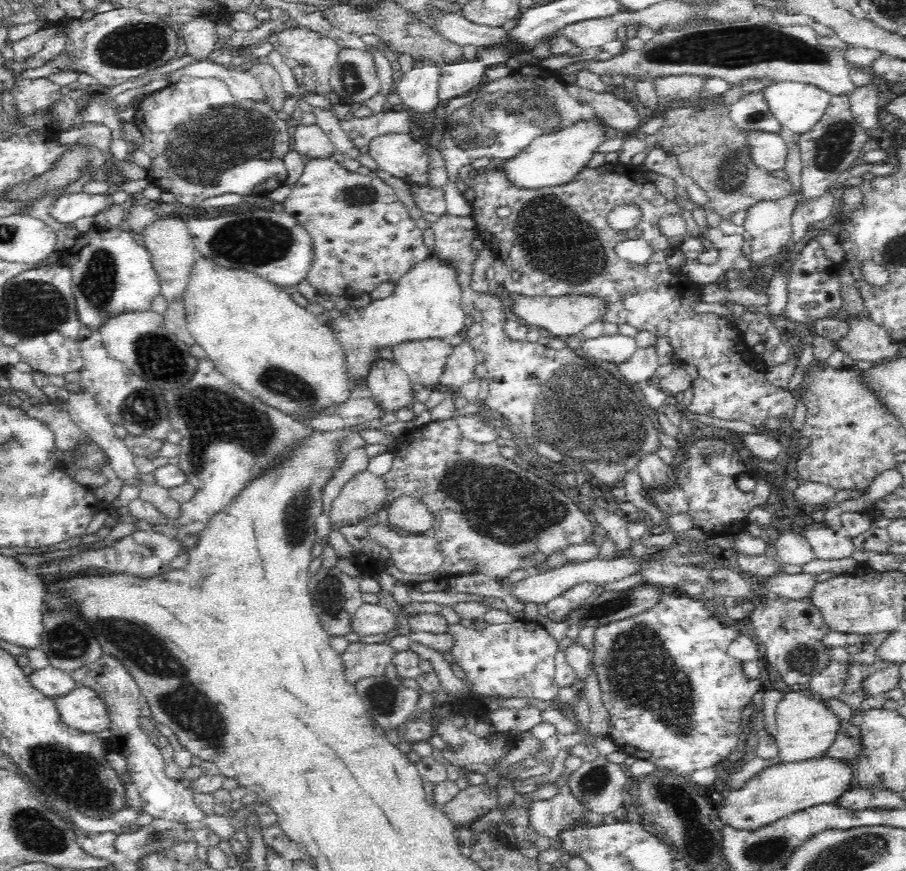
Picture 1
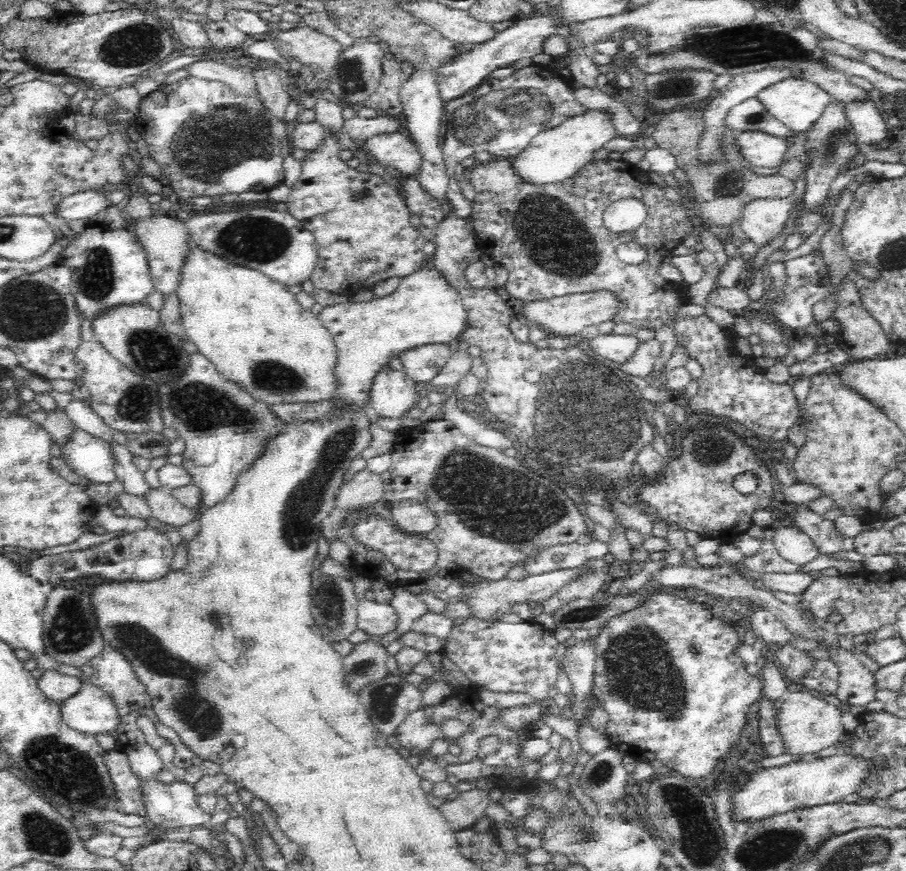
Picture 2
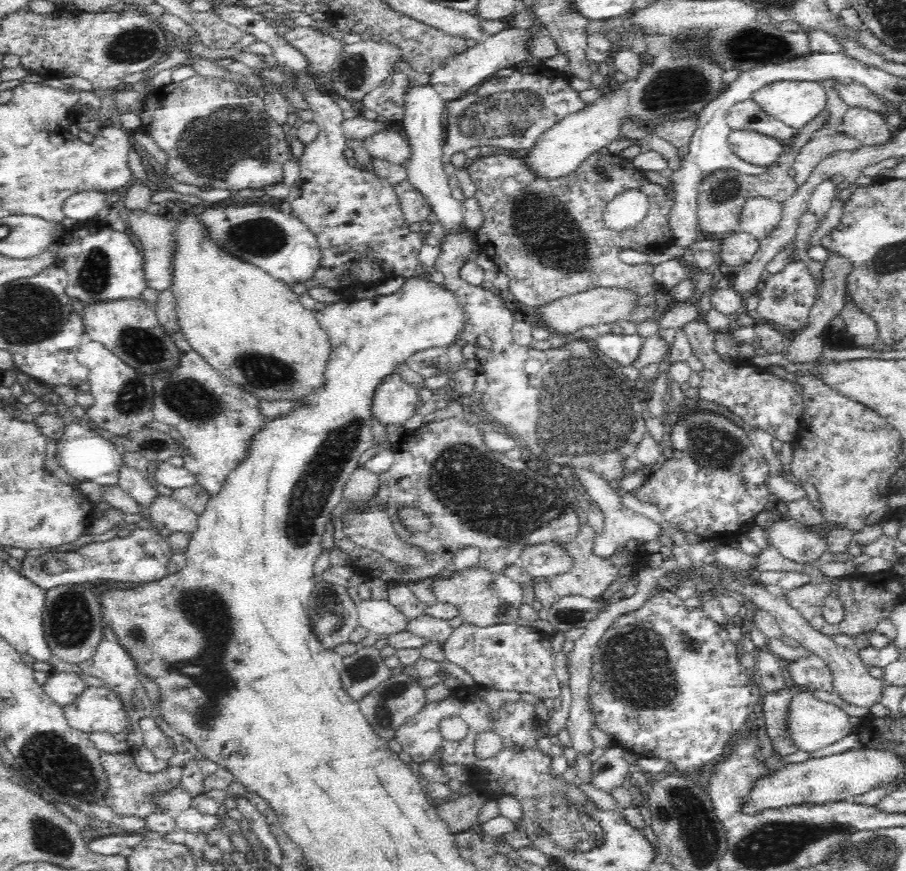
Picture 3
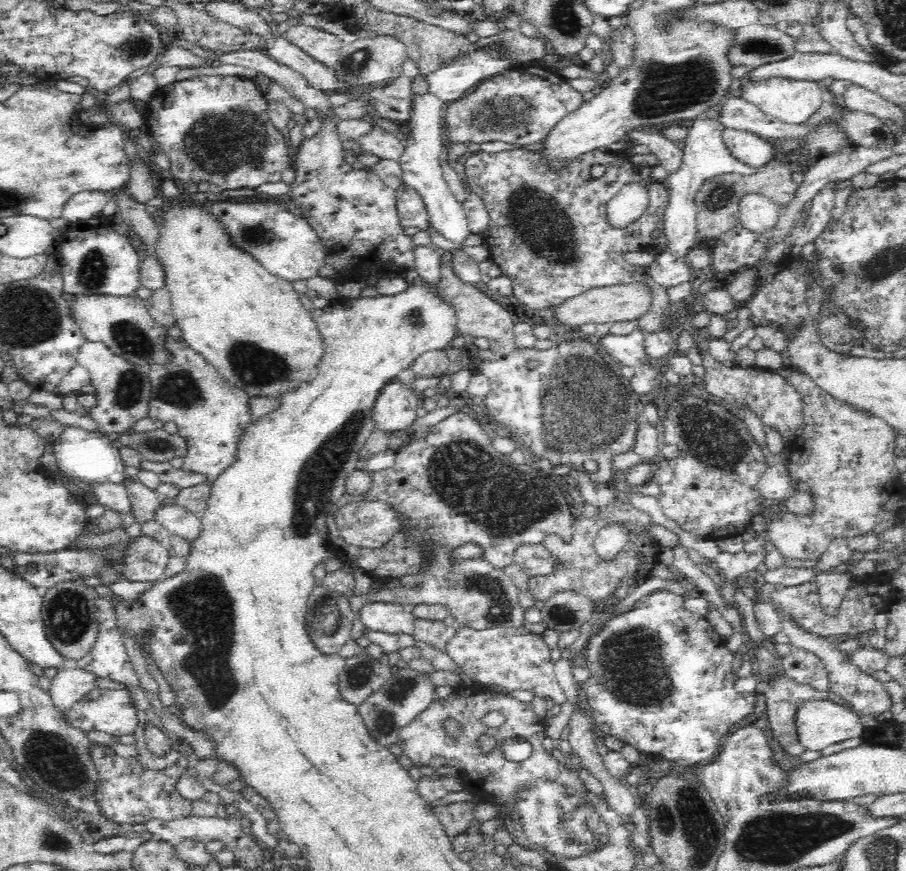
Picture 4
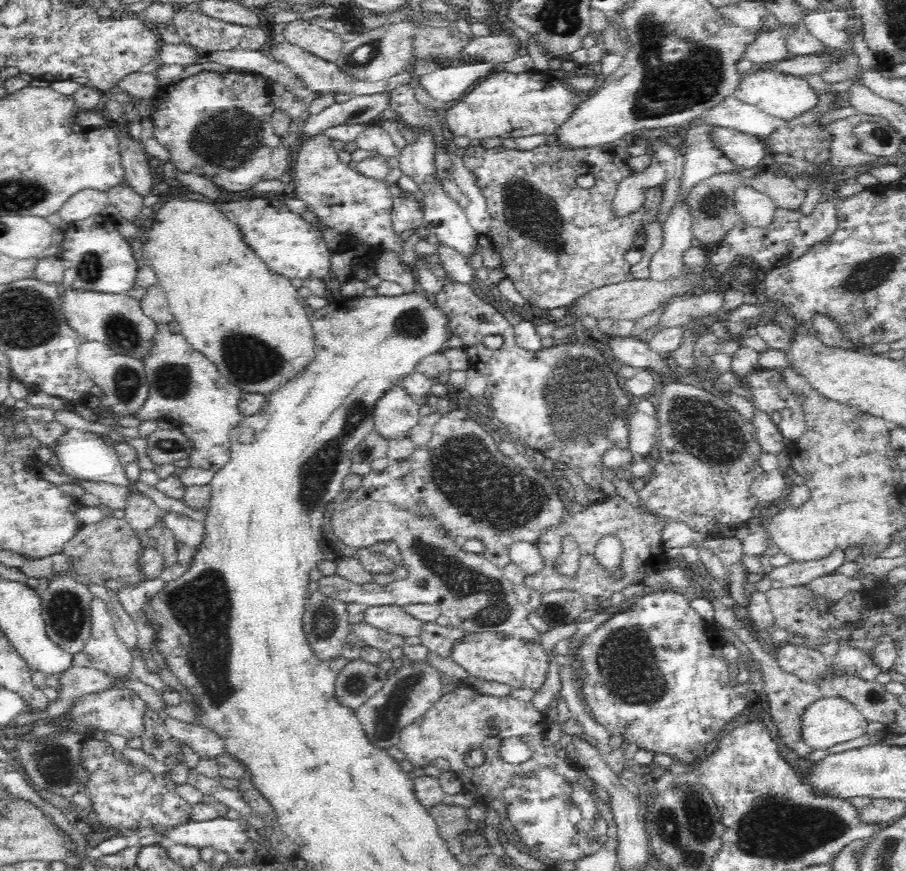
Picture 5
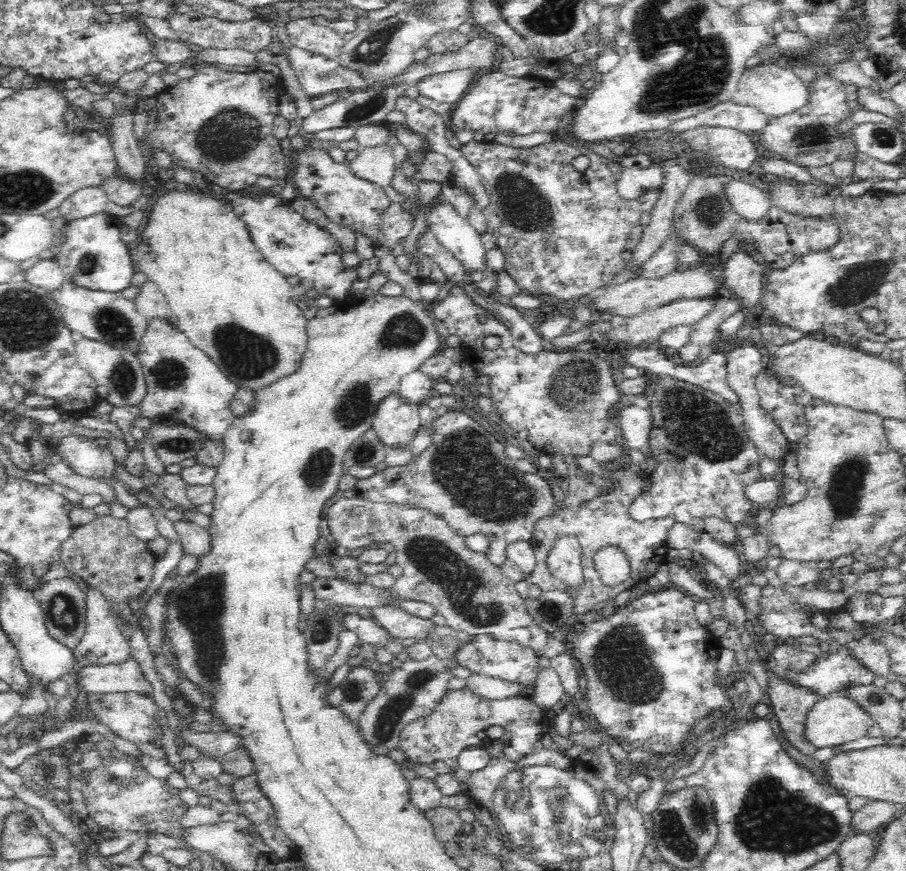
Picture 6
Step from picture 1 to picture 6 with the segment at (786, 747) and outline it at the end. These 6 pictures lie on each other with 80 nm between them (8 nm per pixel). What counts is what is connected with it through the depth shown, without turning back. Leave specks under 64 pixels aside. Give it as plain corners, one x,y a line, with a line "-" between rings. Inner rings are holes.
834,694
820,698
812,706
806,718
806,740
816,748
836,747
852,742
867,735
866,730
872,728
875,722
864,707
846,694

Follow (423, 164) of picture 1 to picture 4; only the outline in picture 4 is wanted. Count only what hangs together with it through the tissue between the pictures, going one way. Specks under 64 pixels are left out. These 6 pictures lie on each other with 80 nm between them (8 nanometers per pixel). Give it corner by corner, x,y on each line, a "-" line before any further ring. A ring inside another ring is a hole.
376,124
358,138
358,144
362,152
369,152
380,157
381,160
386,159
392,162
400,160
405,148
396,136

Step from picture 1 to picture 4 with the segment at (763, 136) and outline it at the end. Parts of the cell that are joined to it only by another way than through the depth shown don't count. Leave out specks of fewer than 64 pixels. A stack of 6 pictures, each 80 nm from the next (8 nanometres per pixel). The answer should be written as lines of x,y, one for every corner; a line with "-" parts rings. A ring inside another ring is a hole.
732,128
722,129
721,137
730,155
736,161
752,168
758,169
775,158
776,150
772,140

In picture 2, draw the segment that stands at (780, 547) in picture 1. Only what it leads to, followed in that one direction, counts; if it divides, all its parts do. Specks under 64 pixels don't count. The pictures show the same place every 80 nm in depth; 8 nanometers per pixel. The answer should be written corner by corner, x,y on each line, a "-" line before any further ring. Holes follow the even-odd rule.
788,521
781,523
778,528
769,528
767,532
778,553
800,567
821,554
814,540

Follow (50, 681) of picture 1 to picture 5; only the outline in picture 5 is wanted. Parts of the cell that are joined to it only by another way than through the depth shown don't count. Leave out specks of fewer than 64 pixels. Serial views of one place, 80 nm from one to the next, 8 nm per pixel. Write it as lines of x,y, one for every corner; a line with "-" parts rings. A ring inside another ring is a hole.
72,666
60,674
60,683
62,683
62,688
58,690
57,701
50,703
40,714
20,714
16,715
12,720
12,725
14,728
22,726
24,723
26,725
33,725
34,722
45,722
50,720
50,718
55,719
62,716
62,714
67,714
70,710
70,706
75,703
81,696
89,695
92,693
104,692
104,690
110,690
115,688
128,688
126,684
132,682
132,677
122,677
122,675
116,675
116,673
110,673
102,669
96,669
94,667
76,667

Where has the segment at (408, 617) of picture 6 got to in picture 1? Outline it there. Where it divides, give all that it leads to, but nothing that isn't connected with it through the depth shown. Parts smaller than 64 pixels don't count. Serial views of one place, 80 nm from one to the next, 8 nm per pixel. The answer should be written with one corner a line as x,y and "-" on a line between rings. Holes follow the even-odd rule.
362,603
352,619
352,631
360,637
388,633
397,624
396,613
380,603

